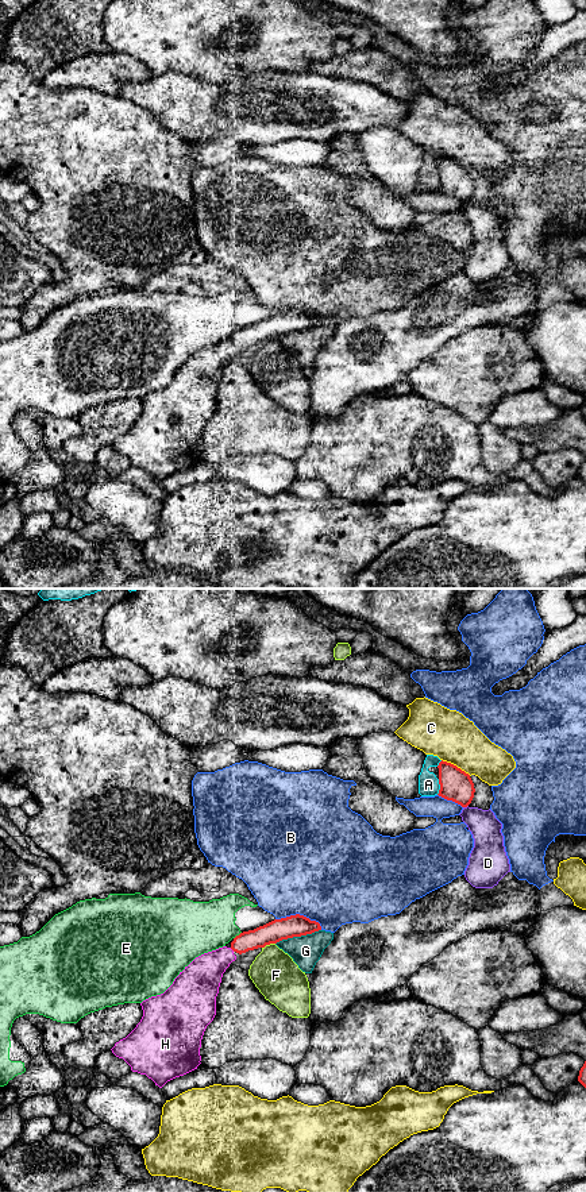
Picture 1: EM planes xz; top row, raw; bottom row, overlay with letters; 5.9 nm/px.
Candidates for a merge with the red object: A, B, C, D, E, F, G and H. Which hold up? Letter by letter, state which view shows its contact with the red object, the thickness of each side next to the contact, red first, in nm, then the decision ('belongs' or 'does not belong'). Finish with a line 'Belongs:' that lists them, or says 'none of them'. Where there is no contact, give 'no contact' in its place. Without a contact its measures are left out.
A: contact in xz; calibres 190 and 130 nm; does not belong
B: contact in xz; calibres 130 and 500 nm; does not belong
C: contact in xz; calibres 190 and 300 nm; does not belong
D: contact in xz; calibres 190 and 180 nm; does not belong
E: contact in xz; calibres 130 and 320 nm; does not belong
F: contact in xz; calibres 130 and 280 nm; does not belong
G: contact in xz; calibres 130 and 190 nm; does not belong
H: contact in xz; calibres 130 and 220 nm; belongs
Belongs: H

